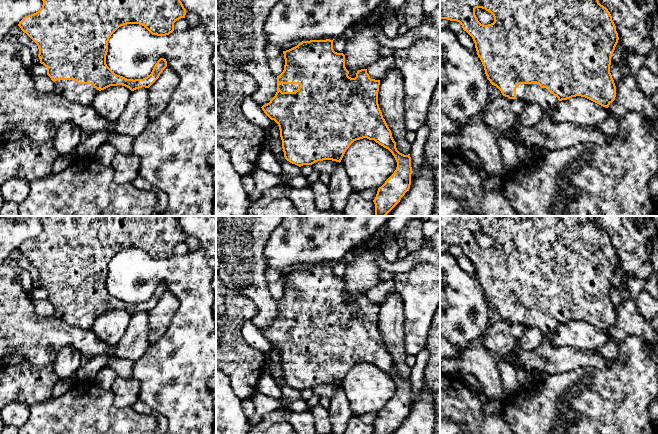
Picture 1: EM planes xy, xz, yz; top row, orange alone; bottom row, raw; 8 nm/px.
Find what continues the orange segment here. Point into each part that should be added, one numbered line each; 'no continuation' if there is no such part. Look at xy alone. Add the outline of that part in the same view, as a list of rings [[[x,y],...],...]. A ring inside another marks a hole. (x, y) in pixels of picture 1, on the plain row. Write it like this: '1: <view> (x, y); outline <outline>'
1: xy (83, 318); outline [[[57,304],[54,308],[56,318],[83,330],[91,329],[94,321],[99,316],[91,308],[78,308],[74,304]]]

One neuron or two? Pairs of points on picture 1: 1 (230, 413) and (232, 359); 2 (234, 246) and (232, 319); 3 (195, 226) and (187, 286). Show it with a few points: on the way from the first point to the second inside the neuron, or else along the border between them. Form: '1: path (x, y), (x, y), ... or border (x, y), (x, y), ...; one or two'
1: border (226, 373), (233, 392), (242, 400); two
2: border (226, 285), (247, 296), (253, 302); two
3: border (199, 246), (205, 254); two

